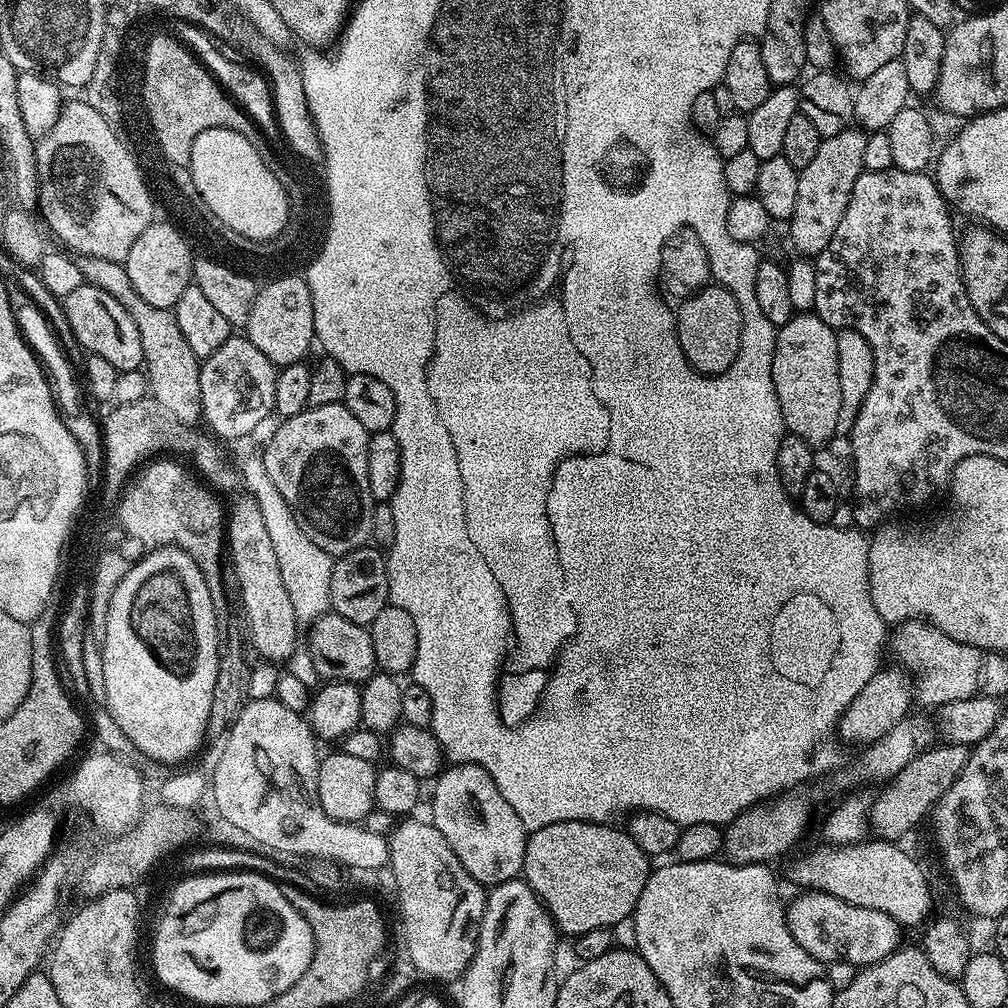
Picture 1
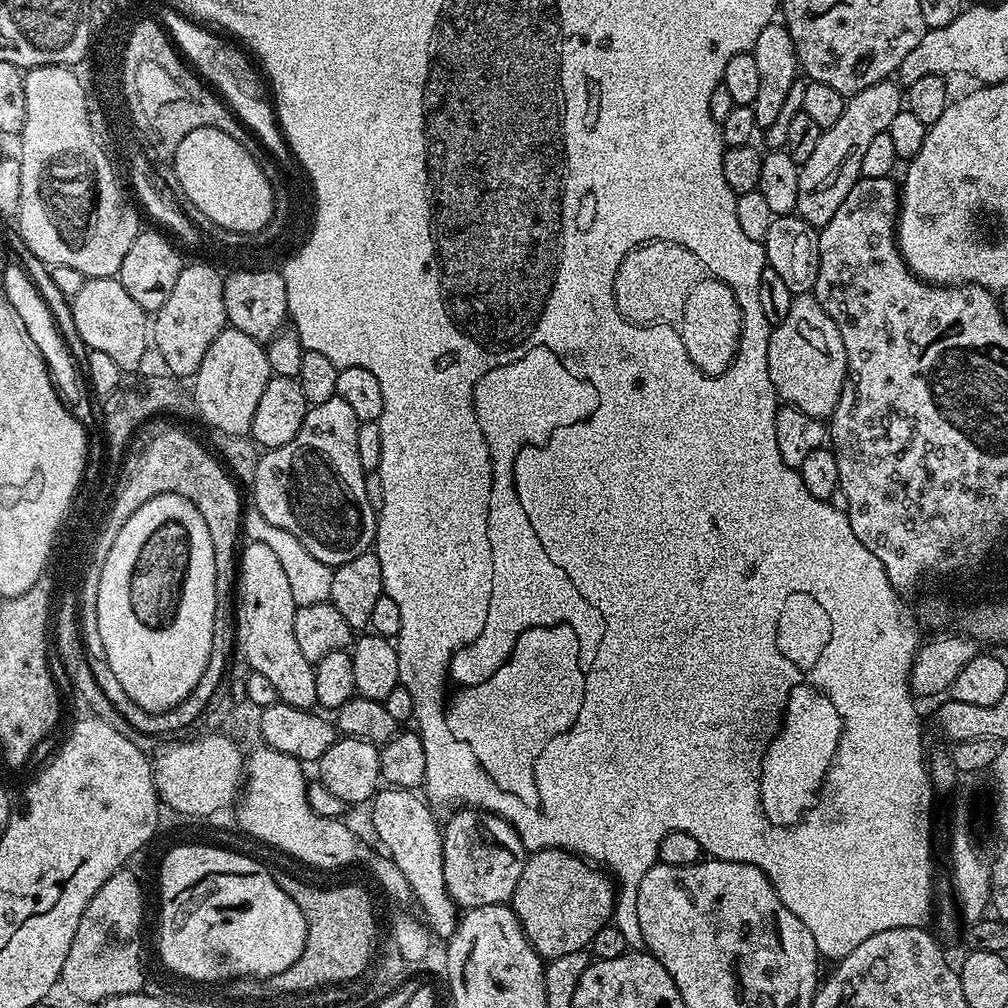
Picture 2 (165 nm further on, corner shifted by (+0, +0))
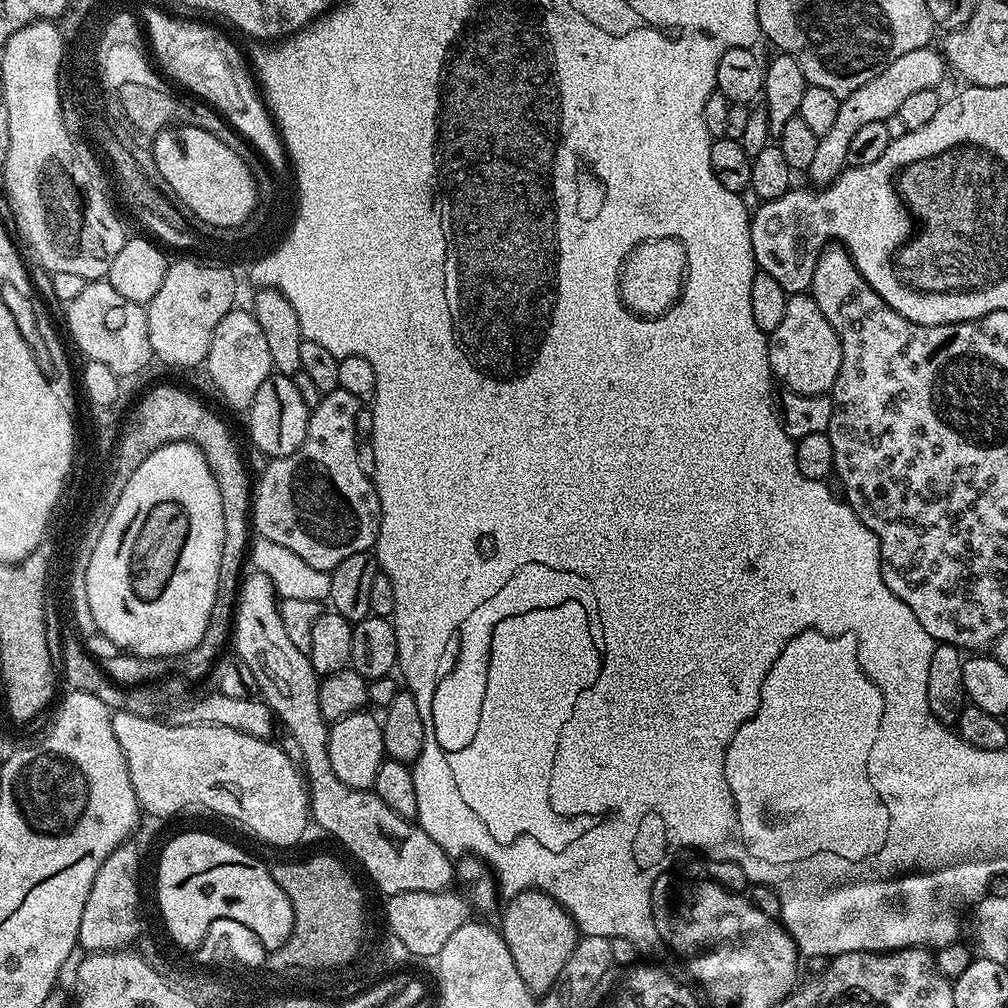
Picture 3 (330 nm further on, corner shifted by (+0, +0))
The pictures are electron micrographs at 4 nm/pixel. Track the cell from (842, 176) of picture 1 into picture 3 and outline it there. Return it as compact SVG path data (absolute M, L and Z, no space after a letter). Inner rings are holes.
M929 46L910 50L910 54L902 54L902 58L894 58L882 74L874 74L866 86L858 86L850 95L841 99L838 106L838 118L834 121L834 130L830 134L820 137L818 150L814 154L814 162L810 162L806 176L812 180L816 186L831 184L832 181L840 177L848 164L848 151L850 150L850 140L862 126L870 122L885 122L891 115L896 114L898 106L910 98L910 94L918 94L918 90L939 89L940 83L944 80L946 73L946 61L939 51L935 52L935 47Z

